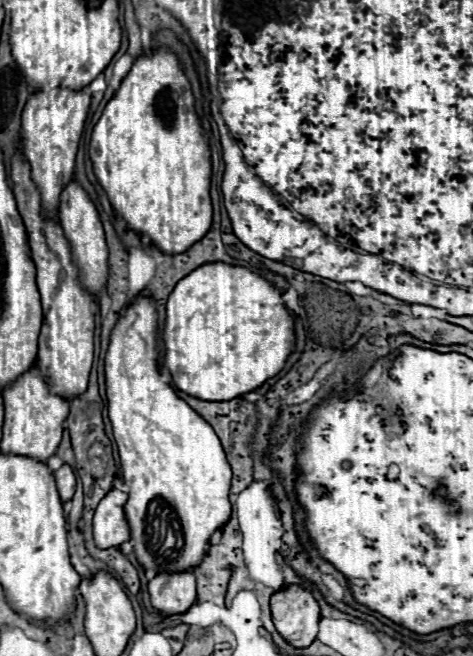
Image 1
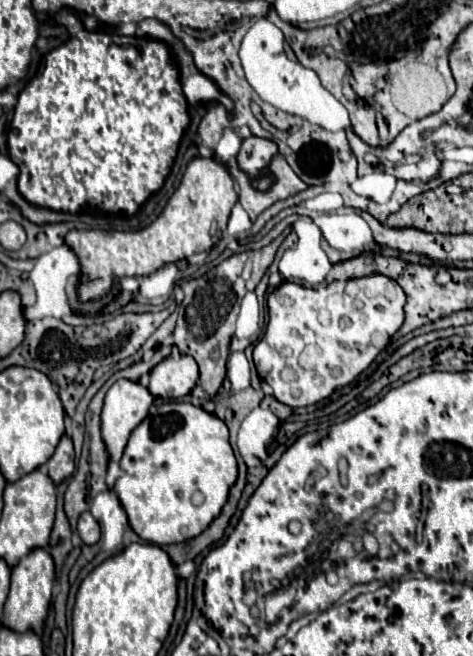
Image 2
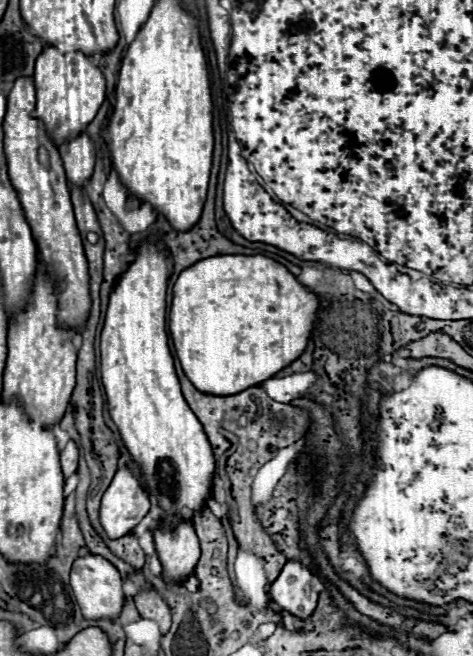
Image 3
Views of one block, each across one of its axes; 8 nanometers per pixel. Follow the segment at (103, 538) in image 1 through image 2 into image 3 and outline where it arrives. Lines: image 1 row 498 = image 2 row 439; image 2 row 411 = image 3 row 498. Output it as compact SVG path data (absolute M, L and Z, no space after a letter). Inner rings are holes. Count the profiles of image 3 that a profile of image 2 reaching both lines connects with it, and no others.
M124 466L102 496L100 522L110 538L122 538L148 514L150 500L140 474Z

